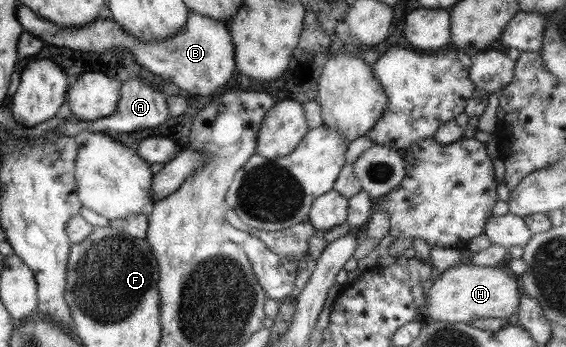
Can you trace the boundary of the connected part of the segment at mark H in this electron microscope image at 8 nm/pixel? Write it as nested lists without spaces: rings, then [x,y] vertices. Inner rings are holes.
[[[471,264],[446,269],[436,274],[425,288],[426,316],[435,322],[468,323],[472,319],[505,319],[516,314],[520,299],[517,279],[502,265],[490,268]]]

